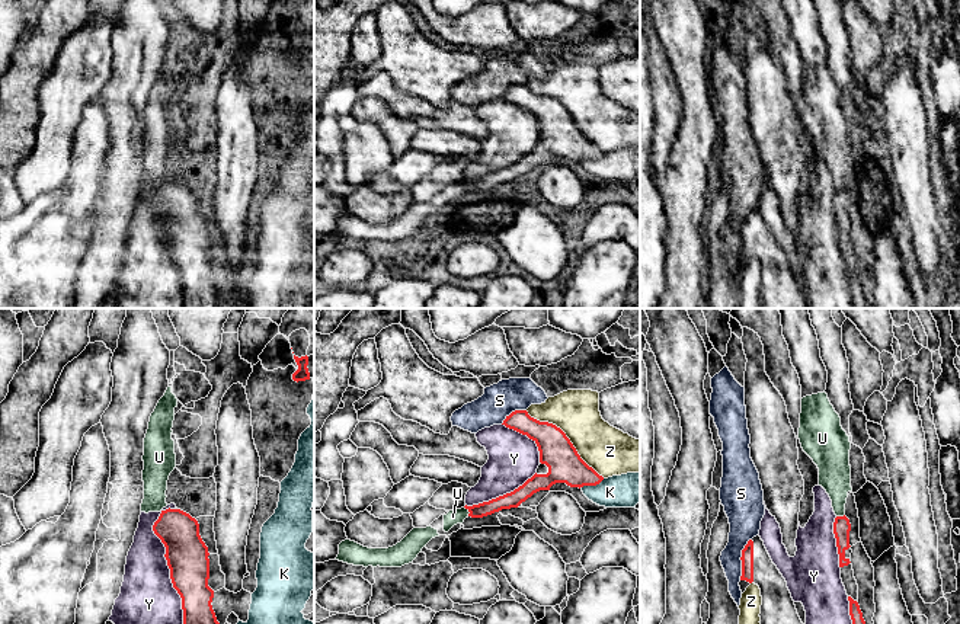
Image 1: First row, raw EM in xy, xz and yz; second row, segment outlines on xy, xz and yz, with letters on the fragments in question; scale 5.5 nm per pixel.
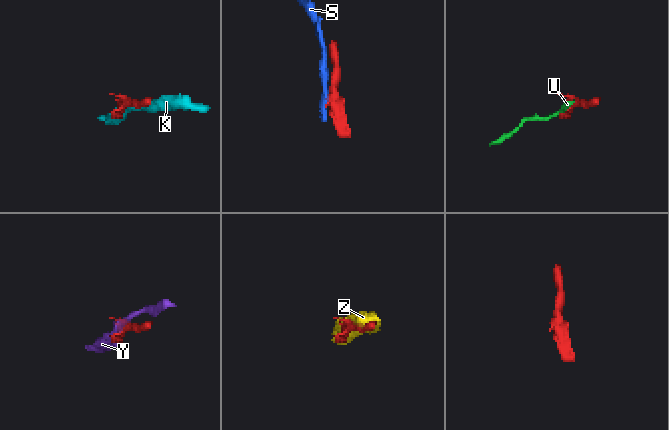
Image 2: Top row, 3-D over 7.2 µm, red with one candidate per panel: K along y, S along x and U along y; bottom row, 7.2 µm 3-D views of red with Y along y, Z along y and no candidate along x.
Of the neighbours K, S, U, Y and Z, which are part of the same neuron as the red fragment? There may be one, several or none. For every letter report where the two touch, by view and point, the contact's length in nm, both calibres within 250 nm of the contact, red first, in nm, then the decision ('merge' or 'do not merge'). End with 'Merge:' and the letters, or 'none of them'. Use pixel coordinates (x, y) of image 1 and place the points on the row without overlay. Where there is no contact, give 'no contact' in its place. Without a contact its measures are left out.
K: meets red in xz at (591, 159); contact 150 nm long; 190 nm thick on the red side, 190 nm on the other; do not merge
S: meets red in yz at (741, 233); contact 240 nm long; 70 nm thick on the red side, 190 nm on the other; do not merge
U: meets red in xz at (469, 185); contact 60 nm long; 90 nm thick on the red side, 80 nm on the other; do not merge
Y: meets red in xy at (169, 242); contact 700 nm long; 240 nm thick on the red side, 360 nm on the other; do not merge
Z: meets red in xz at (568, 112); contact 600 nm long; 190 nm thick on the red side, 260 nm on the other; do not merge
Merge: none of them

